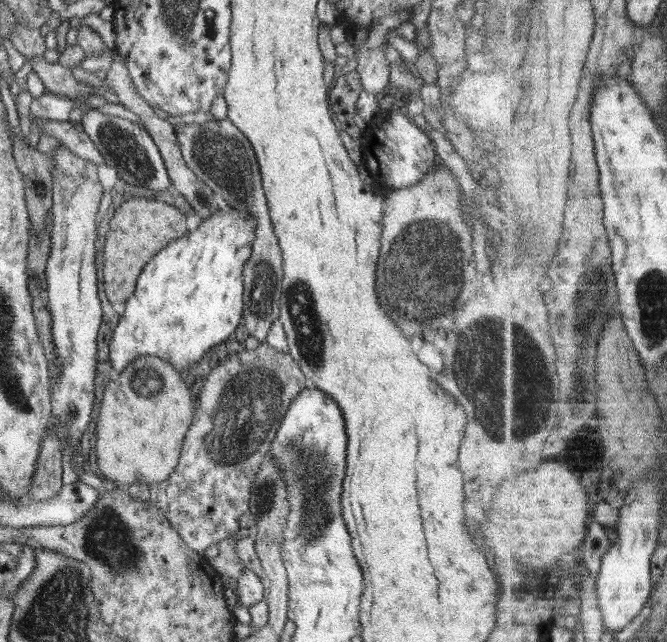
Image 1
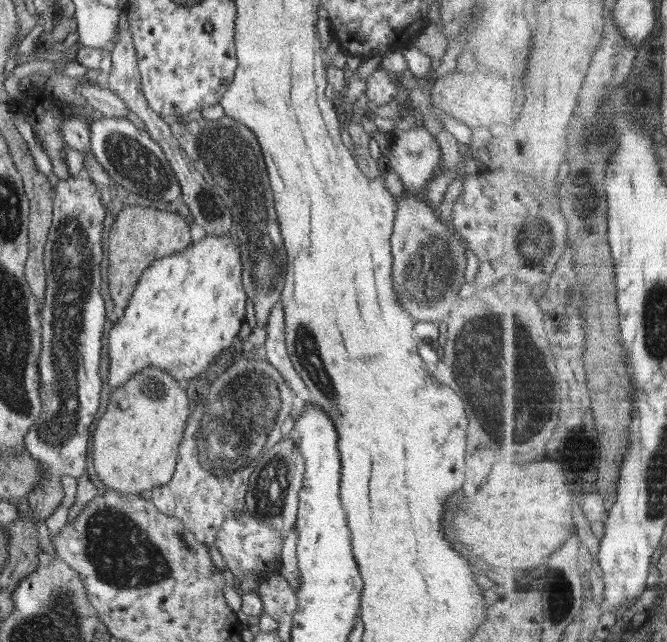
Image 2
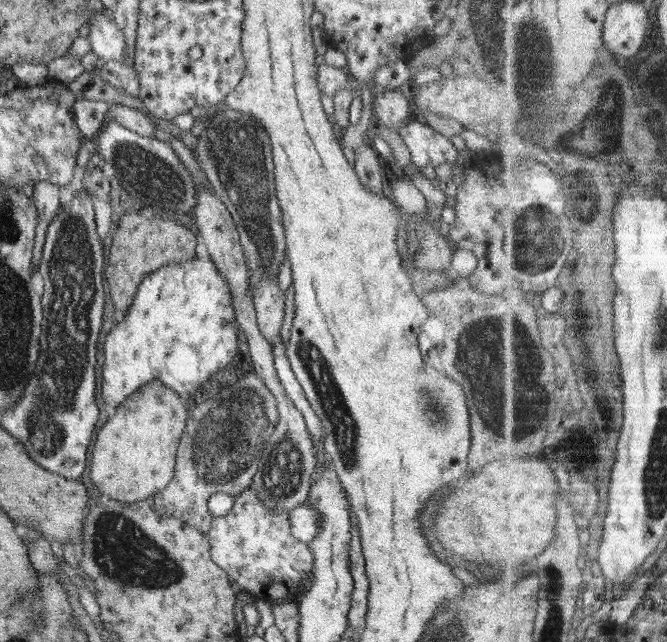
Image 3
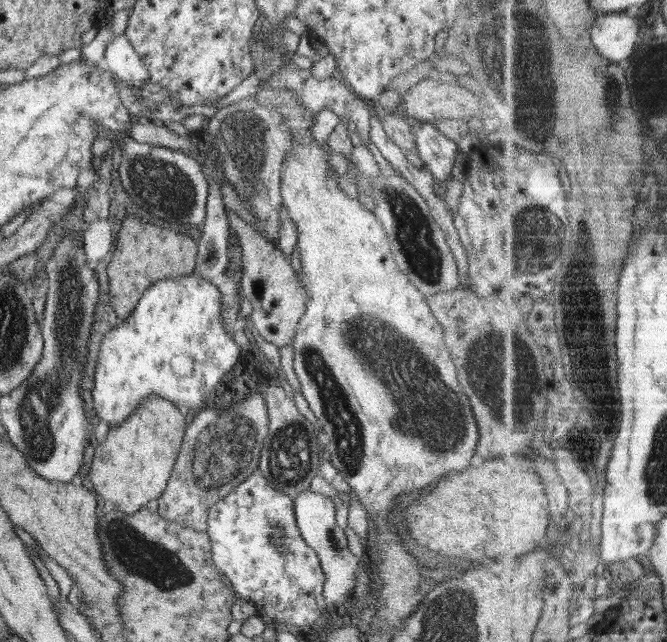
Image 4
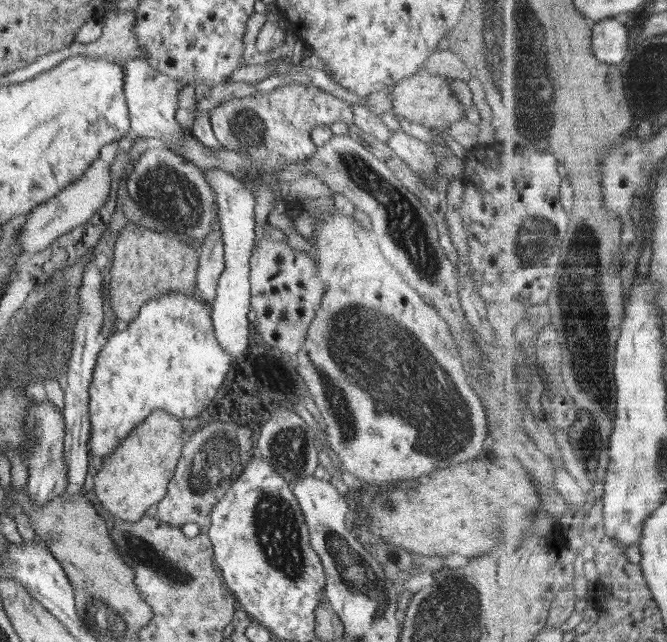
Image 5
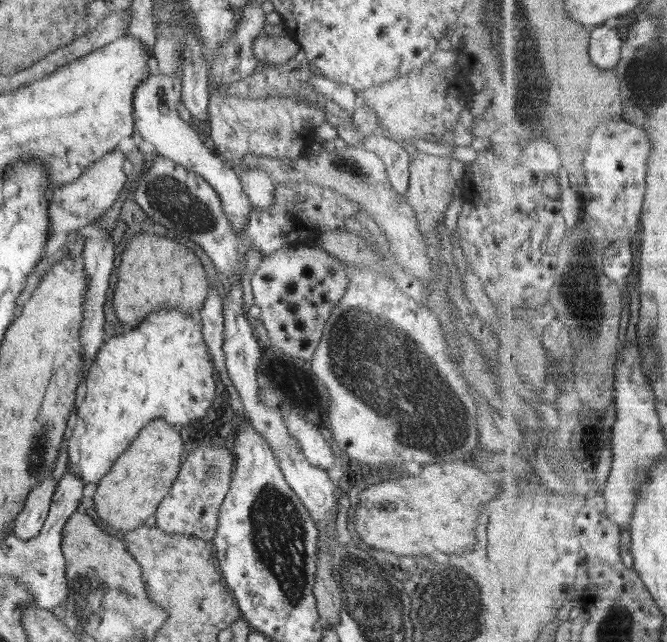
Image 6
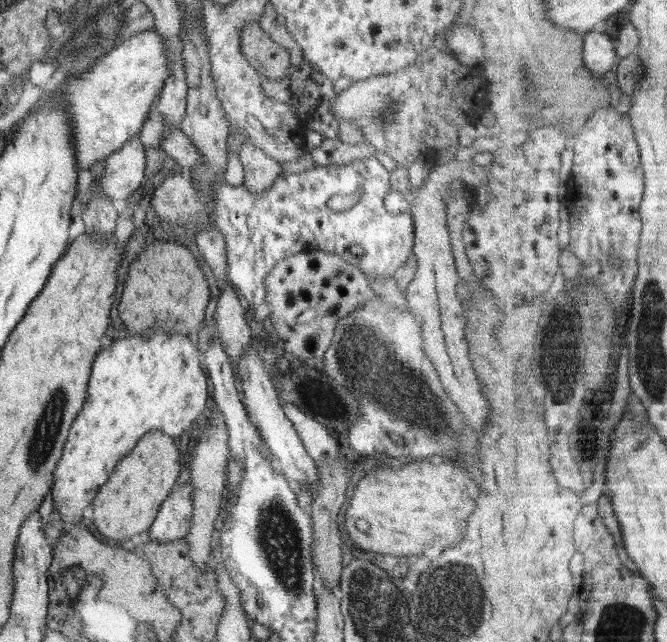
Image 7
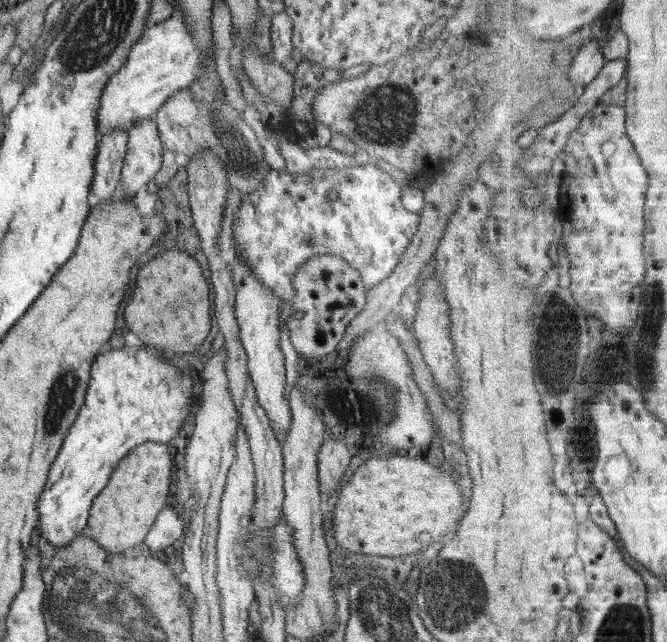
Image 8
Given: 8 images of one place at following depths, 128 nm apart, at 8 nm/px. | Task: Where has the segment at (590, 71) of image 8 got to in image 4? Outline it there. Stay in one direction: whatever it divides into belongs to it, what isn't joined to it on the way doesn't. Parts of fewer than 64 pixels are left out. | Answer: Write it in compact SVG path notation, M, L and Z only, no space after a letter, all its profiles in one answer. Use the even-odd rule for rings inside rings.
M628 10L606 12L600 15L596 25L592 26L592 42L598 52L613 61L622 62L632 58L640 40L640 22L630 16Z

